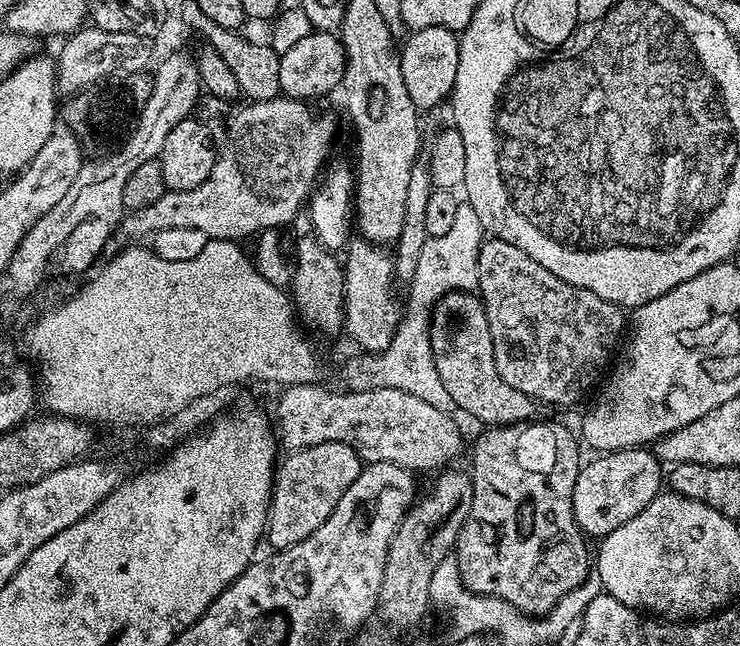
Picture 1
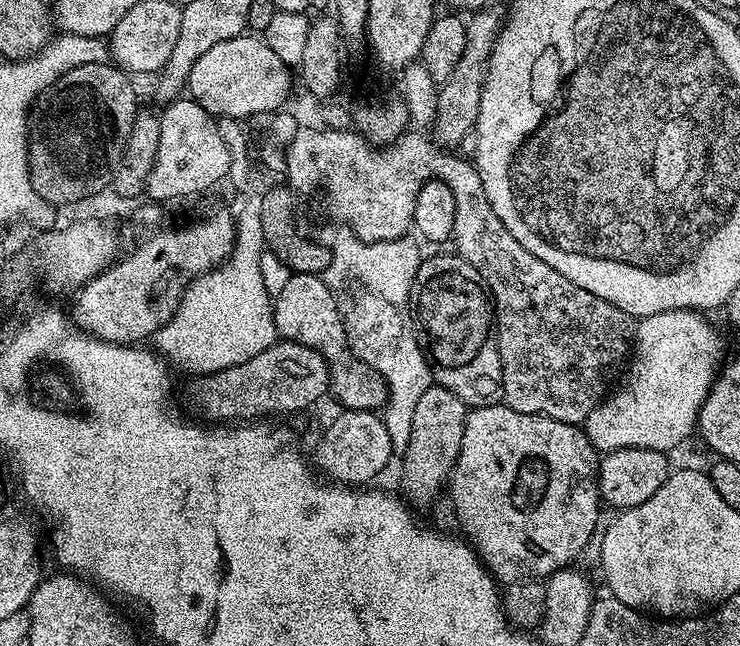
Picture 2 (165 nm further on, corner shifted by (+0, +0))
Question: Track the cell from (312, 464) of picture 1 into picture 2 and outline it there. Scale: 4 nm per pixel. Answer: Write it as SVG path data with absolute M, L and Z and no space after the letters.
M344 410L341 416L325 430L316 444L317 469L329 481L345 486L368 486L372 479L394 460L392 442L383 415L366 410Z

